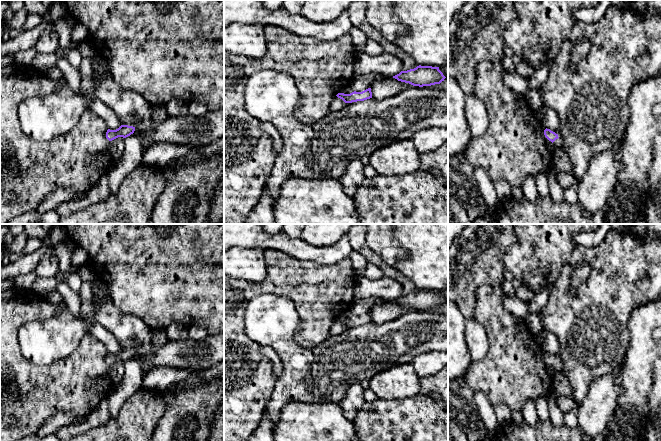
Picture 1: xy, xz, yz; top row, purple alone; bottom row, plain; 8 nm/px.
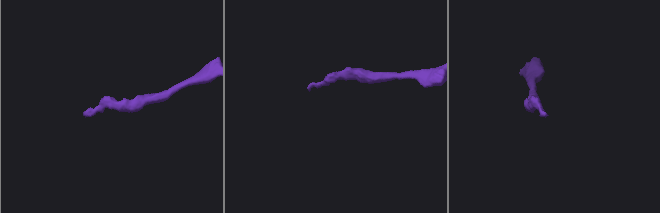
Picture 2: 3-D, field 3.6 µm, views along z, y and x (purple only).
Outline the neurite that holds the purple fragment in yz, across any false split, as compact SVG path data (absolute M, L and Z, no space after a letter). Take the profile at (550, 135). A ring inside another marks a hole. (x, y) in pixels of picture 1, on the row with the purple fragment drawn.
M546 128L544 130L544 135L549 141L551 141L556 146L559 146L562 142L560 135L556 134L555 132L551 131L550 129Z

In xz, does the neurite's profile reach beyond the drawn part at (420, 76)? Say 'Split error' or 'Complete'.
Complete

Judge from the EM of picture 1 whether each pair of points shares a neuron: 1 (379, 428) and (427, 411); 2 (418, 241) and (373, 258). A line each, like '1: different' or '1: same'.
1: same
2: different

